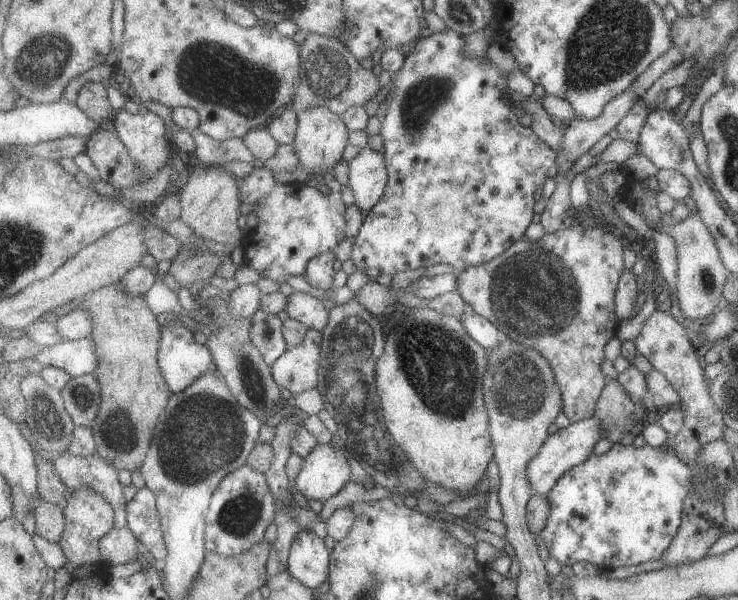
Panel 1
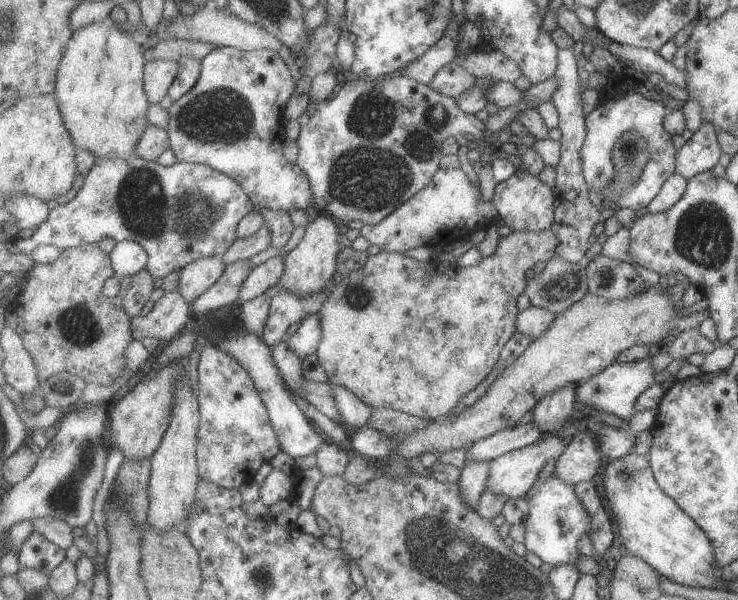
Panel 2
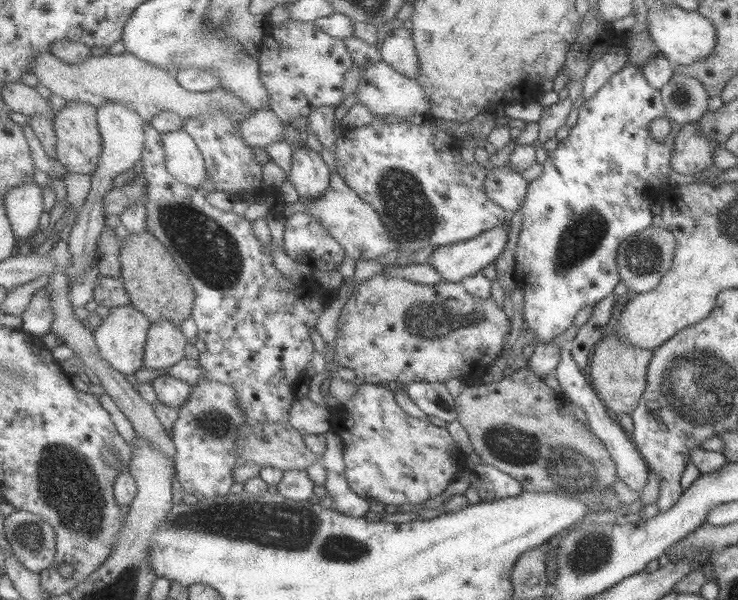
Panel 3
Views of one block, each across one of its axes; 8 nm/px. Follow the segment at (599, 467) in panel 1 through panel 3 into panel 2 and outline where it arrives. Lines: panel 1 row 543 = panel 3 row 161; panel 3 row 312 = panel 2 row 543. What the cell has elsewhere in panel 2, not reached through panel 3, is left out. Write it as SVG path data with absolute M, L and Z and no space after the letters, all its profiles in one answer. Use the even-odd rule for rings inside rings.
M557 472L537 482L528 493L527 500L530 504L530 516L526 521L526 549L535 554L541 561L552 567L561 564L577 566L581 556L579 540L589 530L589 514L585 512L585 504L577 496L576 486L567 484L557 476Z

